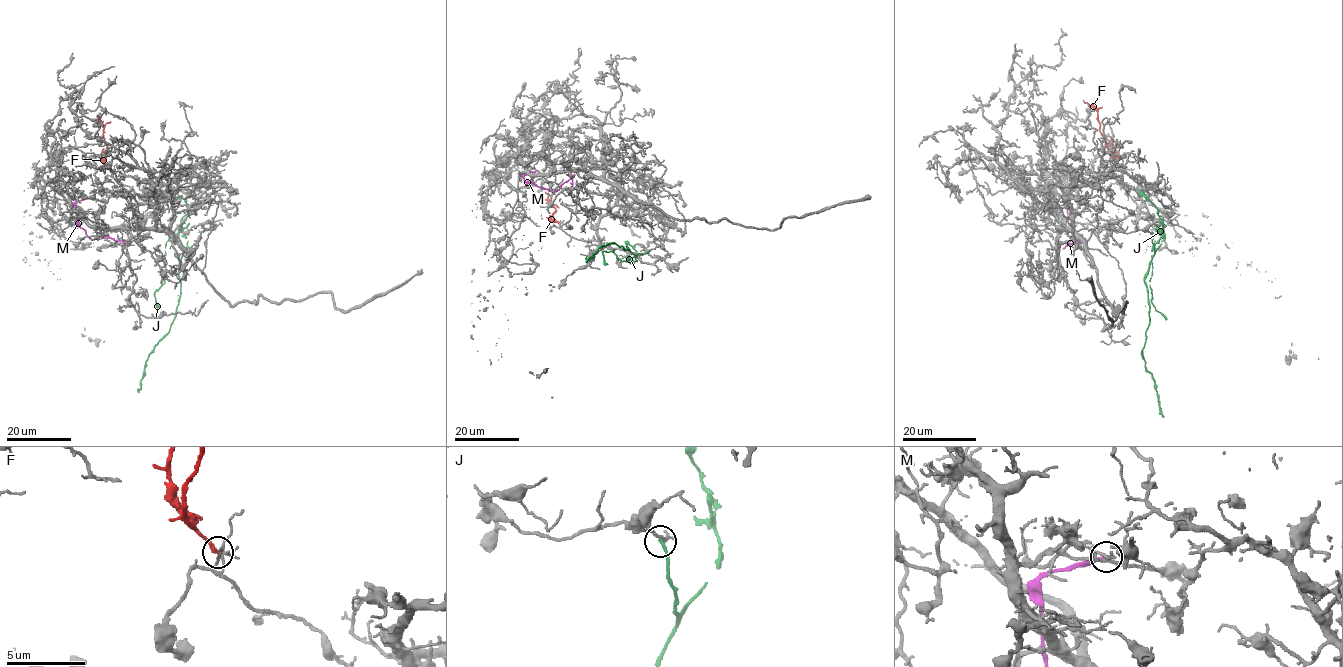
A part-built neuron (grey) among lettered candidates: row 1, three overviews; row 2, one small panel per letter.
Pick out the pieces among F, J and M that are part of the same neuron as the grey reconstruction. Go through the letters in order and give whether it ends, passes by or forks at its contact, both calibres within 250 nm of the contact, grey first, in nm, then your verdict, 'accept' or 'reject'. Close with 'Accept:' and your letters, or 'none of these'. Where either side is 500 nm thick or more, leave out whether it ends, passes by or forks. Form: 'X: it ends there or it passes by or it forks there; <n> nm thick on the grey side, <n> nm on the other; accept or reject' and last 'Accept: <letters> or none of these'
F: it ends there; 120 nm thick on the grey side, 240 nm on the other; reject
J: it ends there; 260 nm thick on the grey side, 240 nm on the other; reject
M: it ends there; 200 nm thick on the grey side, 260 nm on the other; reject
Accept: none of these

